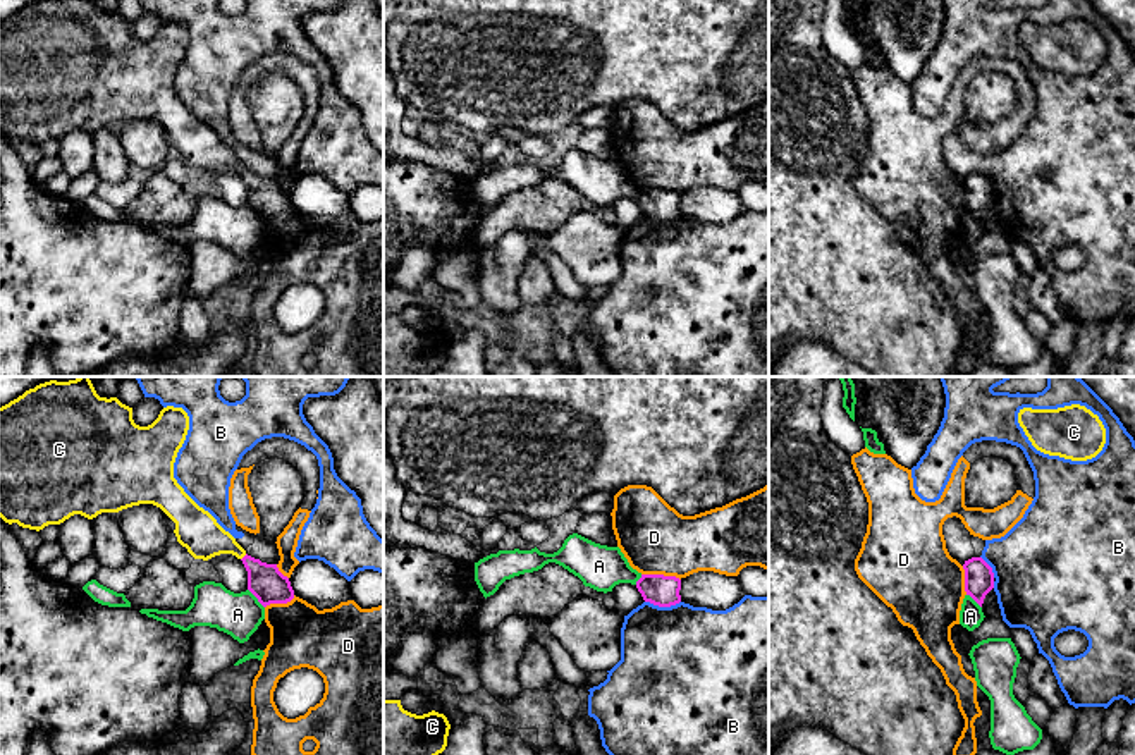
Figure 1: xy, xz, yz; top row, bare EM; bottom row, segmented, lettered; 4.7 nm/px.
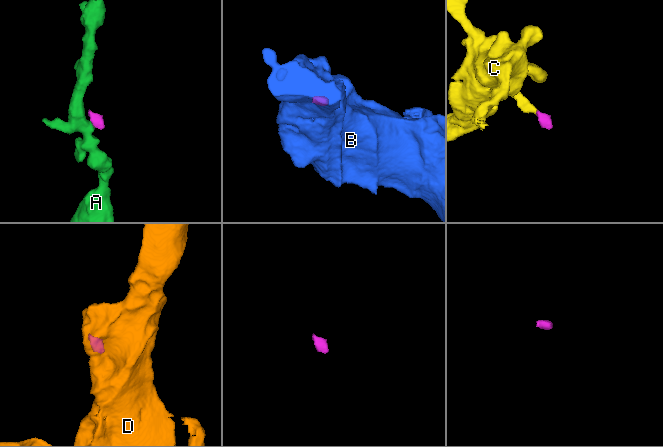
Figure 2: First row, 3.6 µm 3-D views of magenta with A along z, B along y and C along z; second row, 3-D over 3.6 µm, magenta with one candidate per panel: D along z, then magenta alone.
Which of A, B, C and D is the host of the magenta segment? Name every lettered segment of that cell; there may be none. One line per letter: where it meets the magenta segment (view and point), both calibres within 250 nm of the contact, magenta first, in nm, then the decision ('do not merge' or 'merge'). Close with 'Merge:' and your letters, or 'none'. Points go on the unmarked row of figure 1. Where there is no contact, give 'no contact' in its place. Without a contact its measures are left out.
A: meets magenta in xy at (257, 212); 170 nm thick on the magenta side, 200 nm on the other; do not merge
B: meets magenta in xz at (662, 220); 150 nm thick on the magenta side, 480 nm on the other; do not merge
C: meets magenta in xy at (243, 172); 170 nm thick on the magenta side, 190 nm on the other; merge
D: meets magenta in xz at (661, 190); 150 nm thick on the magenta side, 320 nm on the other; do not merge
Merge: C

